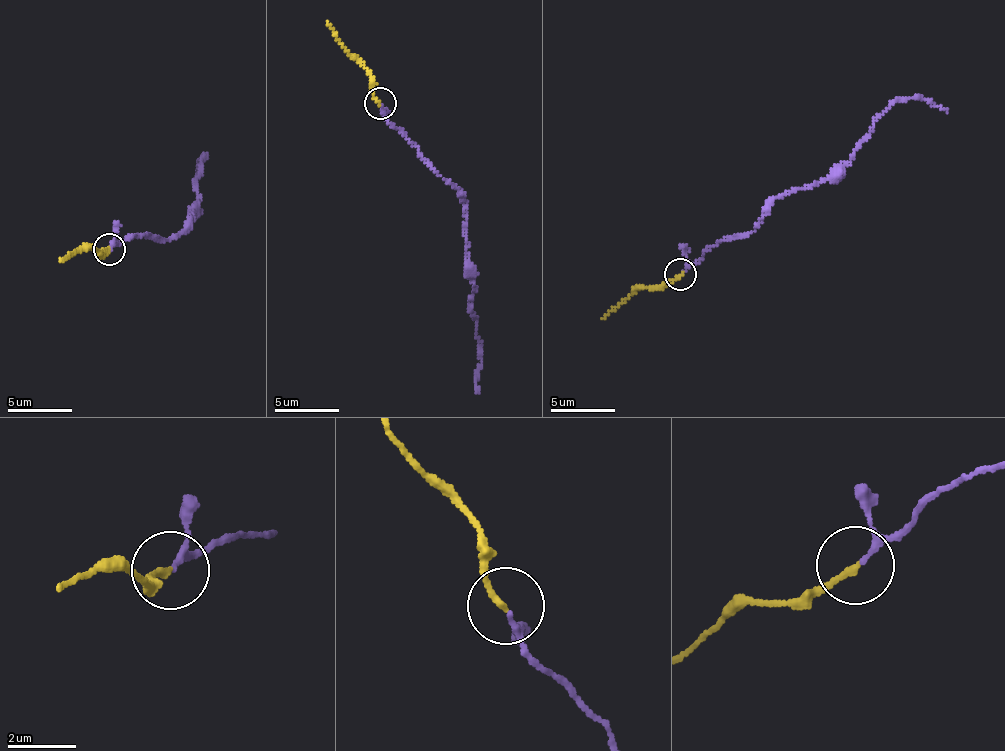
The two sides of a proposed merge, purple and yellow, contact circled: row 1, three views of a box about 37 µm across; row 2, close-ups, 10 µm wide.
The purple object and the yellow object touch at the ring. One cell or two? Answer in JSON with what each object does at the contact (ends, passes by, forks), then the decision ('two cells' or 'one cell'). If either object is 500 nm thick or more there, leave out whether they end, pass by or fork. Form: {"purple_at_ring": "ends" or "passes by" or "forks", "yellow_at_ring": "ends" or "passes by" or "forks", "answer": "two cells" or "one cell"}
{"purple_at_ring": "passes by", "yellow_at_ring": "ends", "answer": "one cell"}

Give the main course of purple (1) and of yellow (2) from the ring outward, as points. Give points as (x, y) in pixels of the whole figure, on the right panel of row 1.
1: (683, 274), (710, 246), (748, 236), (776, 198), (831, 179), (896, 101), (931, 99), (947, 113)
2: (679, 275), (672, 282), (632, 291), (601, 318)

